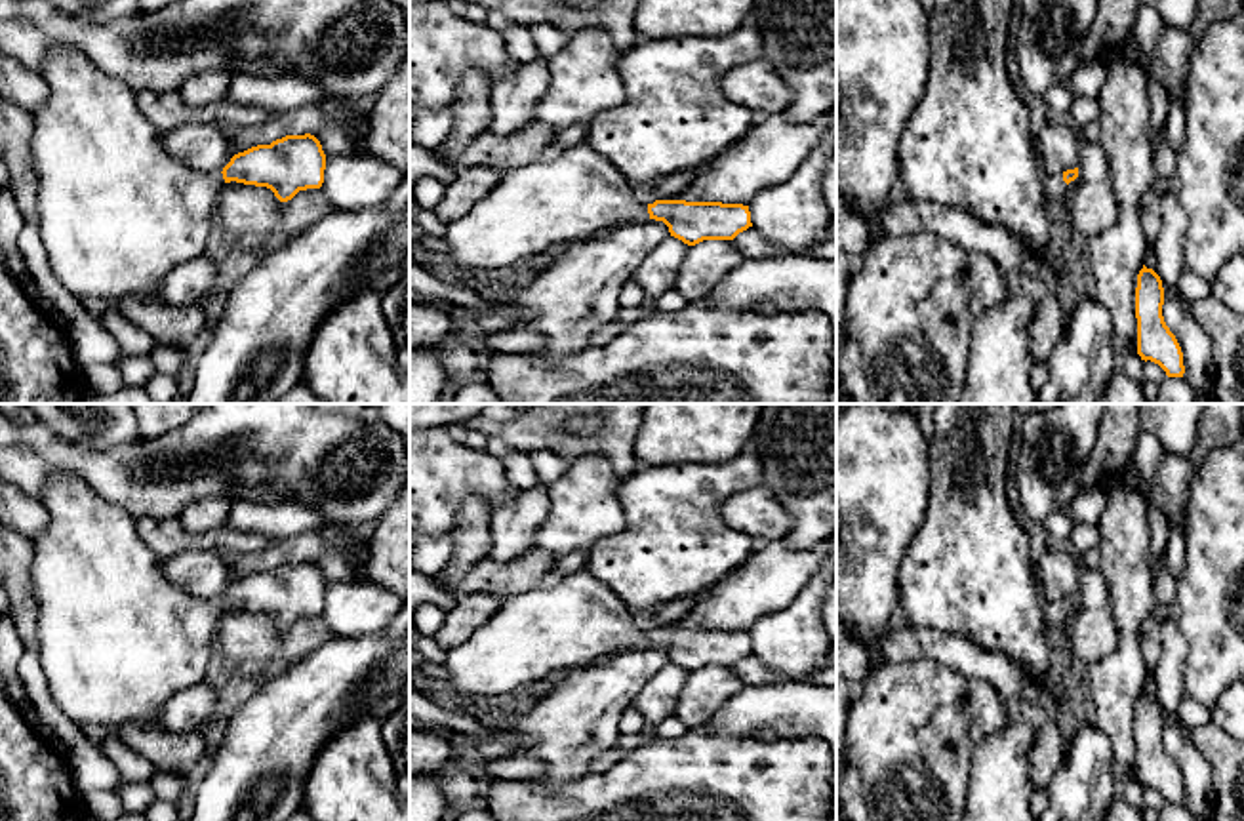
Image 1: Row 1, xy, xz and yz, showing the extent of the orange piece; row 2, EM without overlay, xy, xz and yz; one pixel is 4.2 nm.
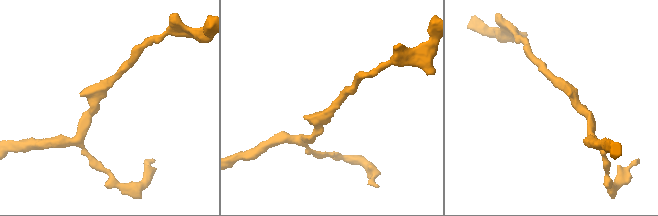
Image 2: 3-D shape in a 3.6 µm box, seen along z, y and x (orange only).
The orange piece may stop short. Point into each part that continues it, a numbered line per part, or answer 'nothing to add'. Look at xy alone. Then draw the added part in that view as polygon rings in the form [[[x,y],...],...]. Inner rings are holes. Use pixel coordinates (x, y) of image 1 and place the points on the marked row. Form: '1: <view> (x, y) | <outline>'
1: xy (117, 212) | [[[50,48],[38,74],[50,97],[32,112],[30,166],[38,179],[36,225],[59,284],[74,297],[99,297],[114,305],[126,297],[160,299],[166,276],[181,263],[206,253],[213,236],[213,204],[225,185],[221,171],[187,168],[162,143],[139,109],[137,93],[101,70],[86,53]]]

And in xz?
1: xz (566, 197) | [[[583,143],[505,170],[501,181],[463,217],[446,223],[442,240],[455,267],[492,270],[537,259],[615,225],[646,221],[648,206],[634,198],[629,179]]]

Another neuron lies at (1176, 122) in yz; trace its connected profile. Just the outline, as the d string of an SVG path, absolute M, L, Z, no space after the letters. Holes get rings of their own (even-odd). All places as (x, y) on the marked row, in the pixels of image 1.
M1175 88L1168 99L1168 116L1166 116L1166 139L1168 145L1174 150L1179 150L1183 141L1185 141L1185 130L1187 130L1187 90L1185 88Z

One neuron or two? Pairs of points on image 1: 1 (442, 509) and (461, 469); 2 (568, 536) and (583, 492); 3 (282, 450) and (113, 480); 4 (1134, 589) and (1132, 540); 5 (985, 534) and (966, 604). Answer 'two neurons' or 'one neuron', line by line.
1: one neuron
2: one neuron
3: one neuron
4: one neuron
5: one neuron

